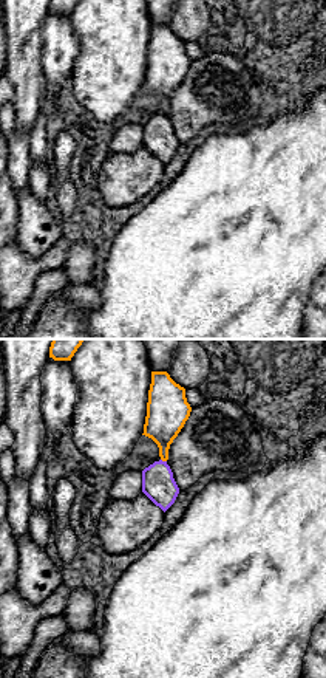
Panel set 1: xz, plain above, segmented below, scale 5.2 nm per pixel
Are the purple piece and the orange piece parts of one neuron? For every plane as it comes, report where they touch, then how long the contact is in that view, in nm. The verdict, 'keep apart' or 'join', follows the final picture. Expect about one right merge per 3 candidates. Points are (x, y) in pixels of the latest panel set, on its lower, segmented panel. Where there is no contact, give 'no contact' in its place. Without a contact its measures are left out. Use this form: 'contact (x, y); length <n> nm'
contact (164, 462); length 40 nm

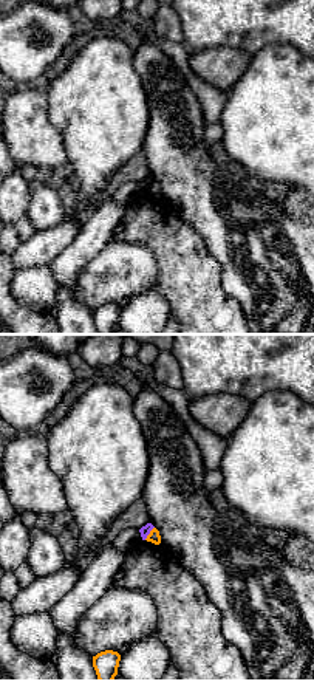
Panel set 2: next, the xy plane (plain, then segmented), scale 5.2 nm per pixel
contact (149, 533); length 90 nm

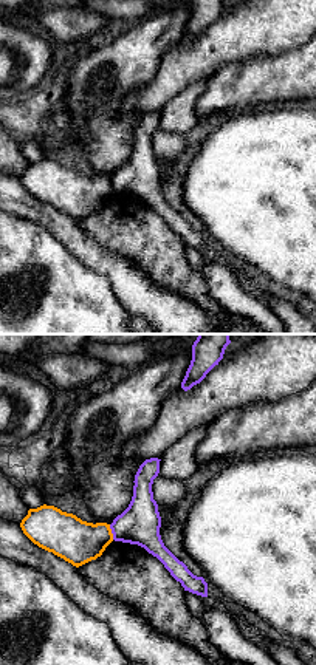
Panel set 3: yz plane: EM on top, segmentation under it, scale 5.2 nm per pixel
contact (112, 532); length 80 nm

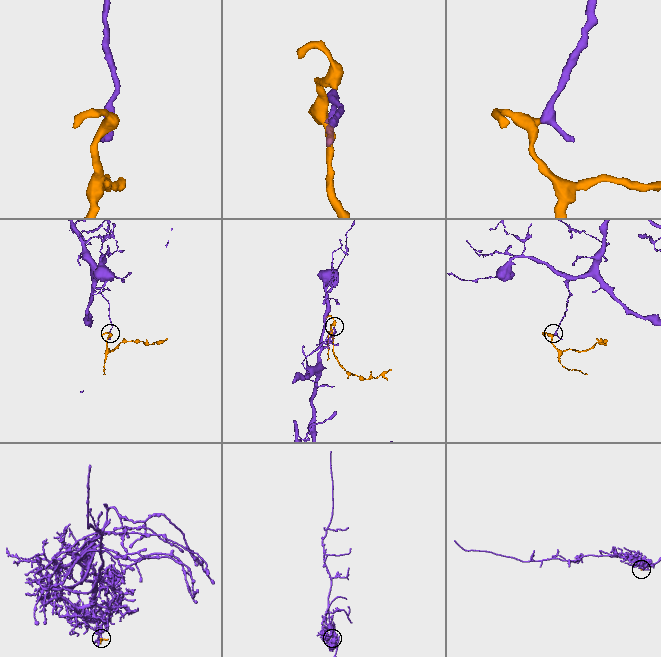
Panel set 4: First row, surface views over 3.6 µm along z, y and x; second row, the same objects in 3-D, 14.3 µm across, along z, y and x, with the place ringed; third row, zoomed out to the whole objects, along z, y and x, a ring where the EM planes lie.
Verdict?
keep apart

